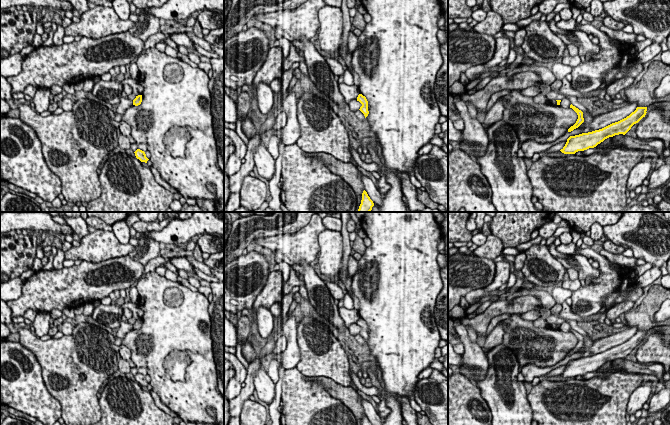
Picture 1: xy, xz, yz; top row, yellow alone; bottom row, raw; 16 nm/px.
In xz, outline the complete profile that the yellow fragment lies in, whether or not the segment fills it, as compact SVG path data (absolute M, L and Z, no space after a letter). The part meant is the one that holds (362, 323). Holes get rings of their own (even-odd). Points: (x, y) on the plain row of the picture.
M359 318L357 321L357 325L359 325L362 330L360 331L360 335L364 338L365 342L368 340L369 335L368 335L368 325L365 320L362 318Z

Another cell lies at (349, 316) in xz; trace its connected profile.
M343 306L343 307L338 308L338 310L339 310L340 317L344 321L346 329L348 329L348 327L352 323L357 323L358 319L360 318L358 314L358 310L356 309L347 309Z

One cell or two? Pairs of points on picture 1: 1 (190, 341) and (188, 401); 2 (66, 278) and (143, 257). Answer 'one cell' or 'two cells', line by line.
1: one cell
2: two cells

